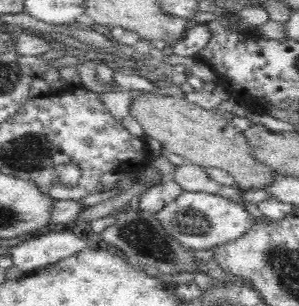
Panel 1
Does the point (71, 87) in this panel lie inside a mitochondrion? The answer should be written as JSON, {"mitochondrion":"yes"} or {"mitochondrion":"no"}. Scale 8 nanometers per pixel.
{"mitochondrion":"no"}

